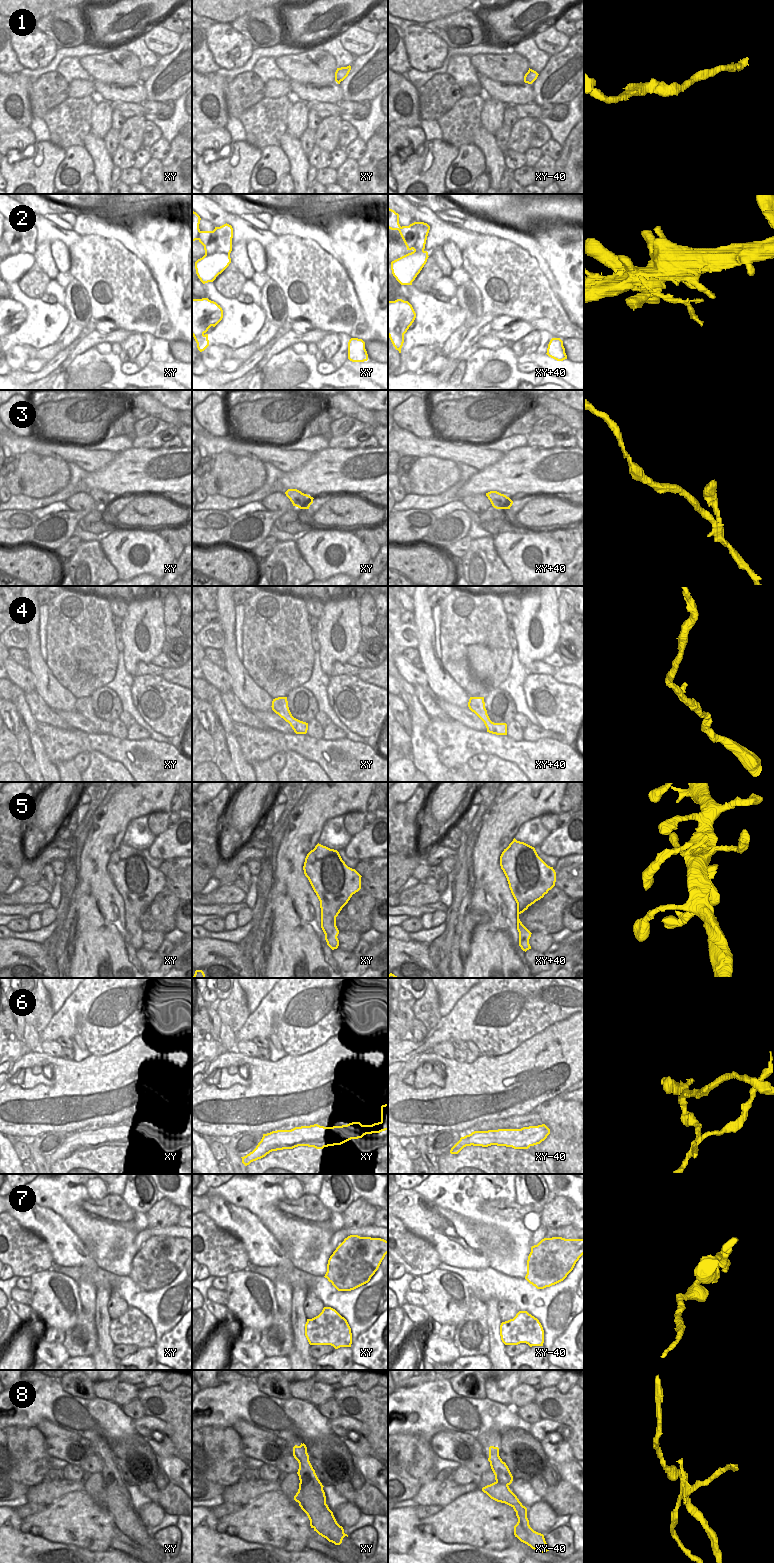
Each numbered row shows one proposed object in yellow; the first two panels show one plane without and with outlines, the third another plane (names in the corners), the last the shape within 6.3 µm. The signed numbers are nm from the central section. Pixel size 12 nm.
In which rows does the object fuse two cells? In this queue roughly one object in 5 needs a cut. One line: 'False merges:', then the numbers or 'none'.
False merges: 6, 7, 8.

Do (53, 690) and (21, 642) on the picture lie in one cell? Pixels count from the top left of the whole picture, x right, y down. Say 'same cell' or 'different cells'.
different cells

